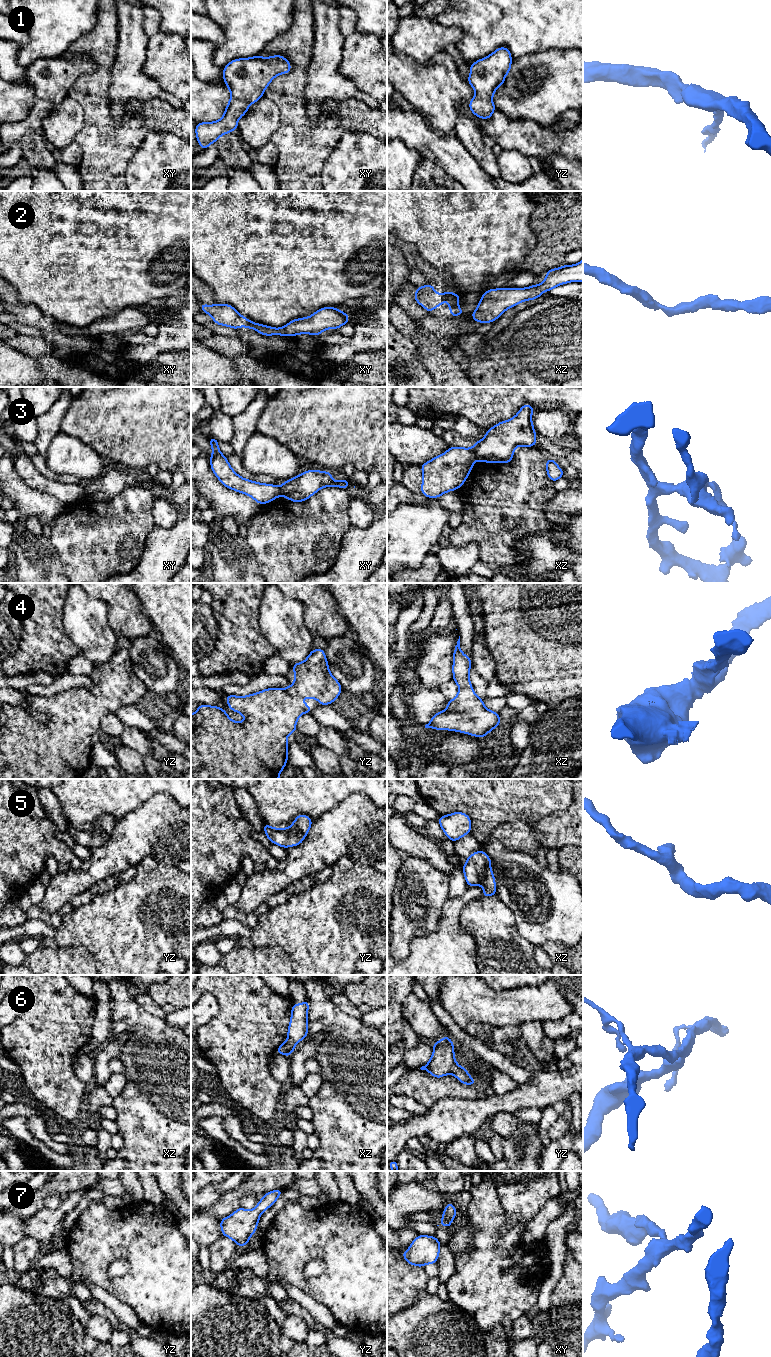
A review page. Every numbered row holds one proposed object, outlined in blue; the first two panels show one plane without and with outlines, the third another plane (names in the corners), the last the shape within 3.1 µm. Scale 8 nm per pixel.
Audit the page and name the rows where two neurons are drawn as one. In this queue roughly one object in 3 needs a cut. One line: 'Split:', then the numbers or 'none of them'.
Split: 3

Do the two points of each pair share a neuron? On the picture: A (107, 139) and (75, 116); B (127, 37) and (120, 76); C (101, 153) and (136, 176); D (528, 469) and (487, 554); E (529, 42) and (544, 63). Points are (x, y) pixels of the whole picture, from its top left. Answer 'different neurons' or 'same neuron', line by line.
A: different neurons
B: same neuron
C: different neurons
D: same neuron
E: different neurons

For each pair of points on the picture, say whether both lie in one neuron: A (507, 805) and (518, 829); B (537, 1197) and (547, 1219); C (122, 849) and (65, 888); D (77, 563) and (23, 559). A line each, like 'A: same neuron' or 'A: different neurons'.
A: different neurons
B: different neurons
C: same neuron
D: different neurons

